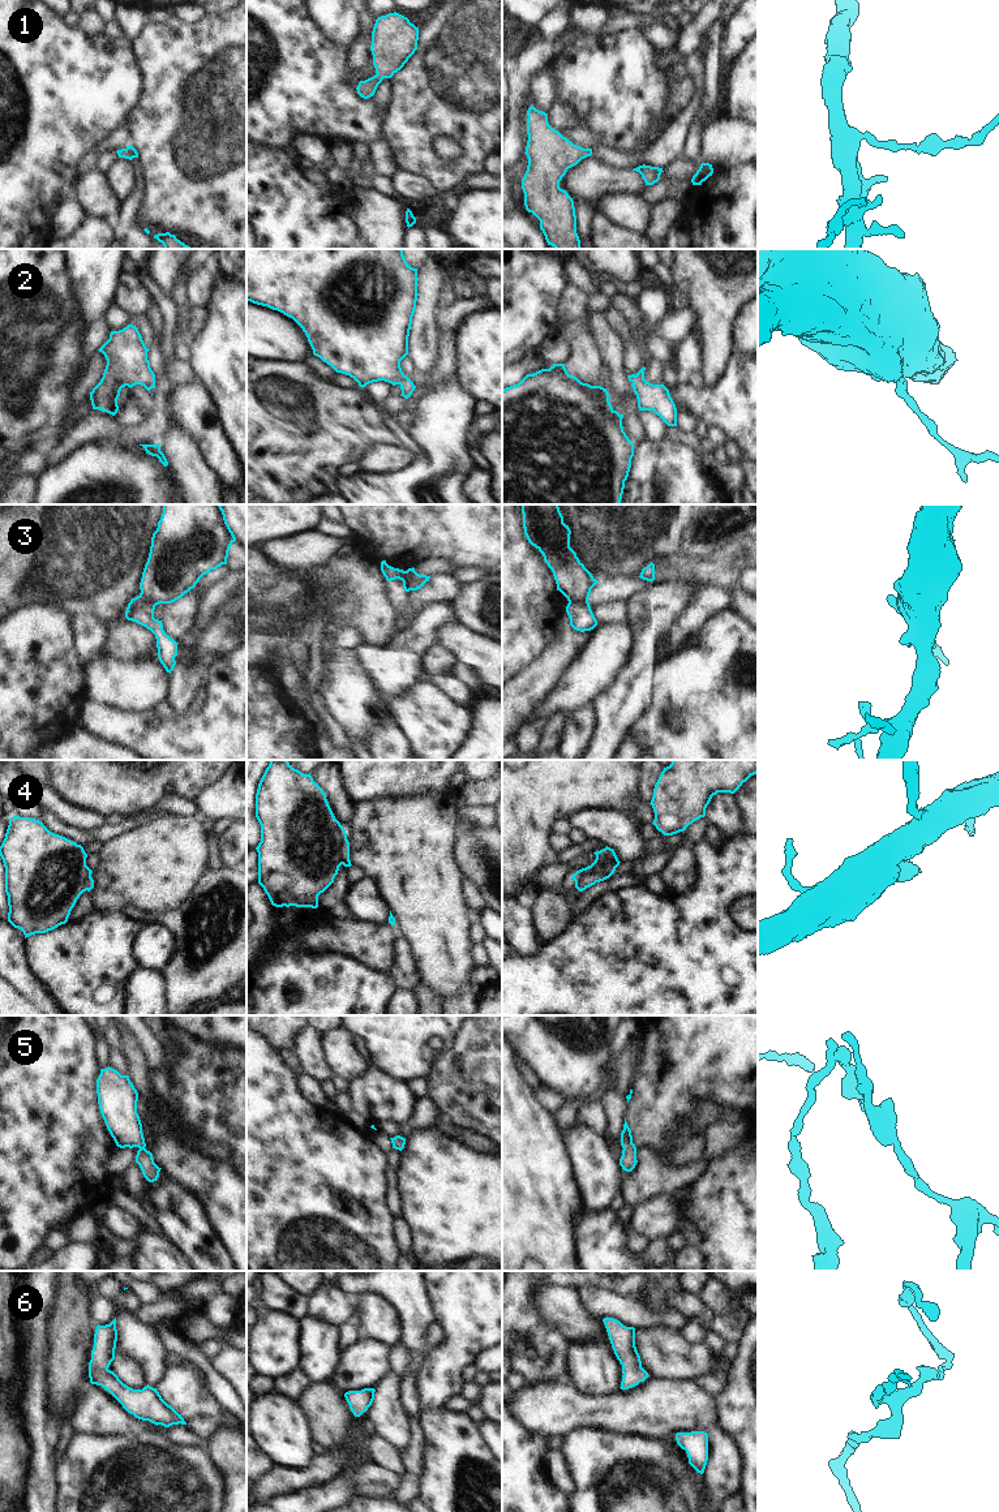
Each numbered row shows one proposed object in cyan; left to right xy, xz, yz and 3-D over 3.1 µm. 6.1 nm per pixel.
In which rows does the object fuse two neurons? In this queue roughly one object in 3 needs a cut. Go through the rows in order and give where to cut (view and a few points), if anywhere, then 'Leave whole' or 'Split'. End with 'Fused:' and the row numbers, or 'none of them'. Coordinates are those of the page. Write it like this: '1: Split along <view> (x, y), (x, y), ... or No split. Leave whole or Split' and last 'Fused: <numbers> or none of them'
1: No split. Leave whole
2: No split. Leave whole
3: Split along xz (406, 571), (404, 589). Split
4: Split along yz (613, 862), (607, 860), (597, 871), (584, 875), (575, 884). Split
5: No split. Leave whole
6: No split. Leave whole
Fused: 3, 4.

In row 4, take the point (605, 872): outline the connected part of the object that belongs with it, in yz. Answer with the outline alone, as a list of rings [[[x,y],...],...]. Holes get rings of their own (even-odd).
[[[606,860],[604,867],[592,875],[588,876],[583,876],[576,884],[575,888],[579,892],[586,890],[587,888],[595,885],[596,882],[604,881],[606,879],[609,879],[612,876],[612,871],[613,871],[613,862]]]

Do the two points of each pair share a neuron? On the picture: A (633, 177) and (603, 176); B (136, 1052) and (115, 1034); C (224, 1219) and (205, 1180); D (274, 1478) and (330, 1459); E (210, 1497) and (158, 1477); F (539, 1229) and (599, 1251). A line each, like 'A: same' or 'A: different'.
A: same
B: same
C: same
D: same
E: same
F: different

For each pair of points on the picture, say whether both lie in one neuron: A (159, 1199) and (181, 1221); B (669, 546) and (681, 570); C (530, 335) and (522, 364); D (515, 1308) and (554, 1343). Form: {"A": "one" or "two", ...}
{"A": "one", "B": "two", "C": "two", "D": "one"}

